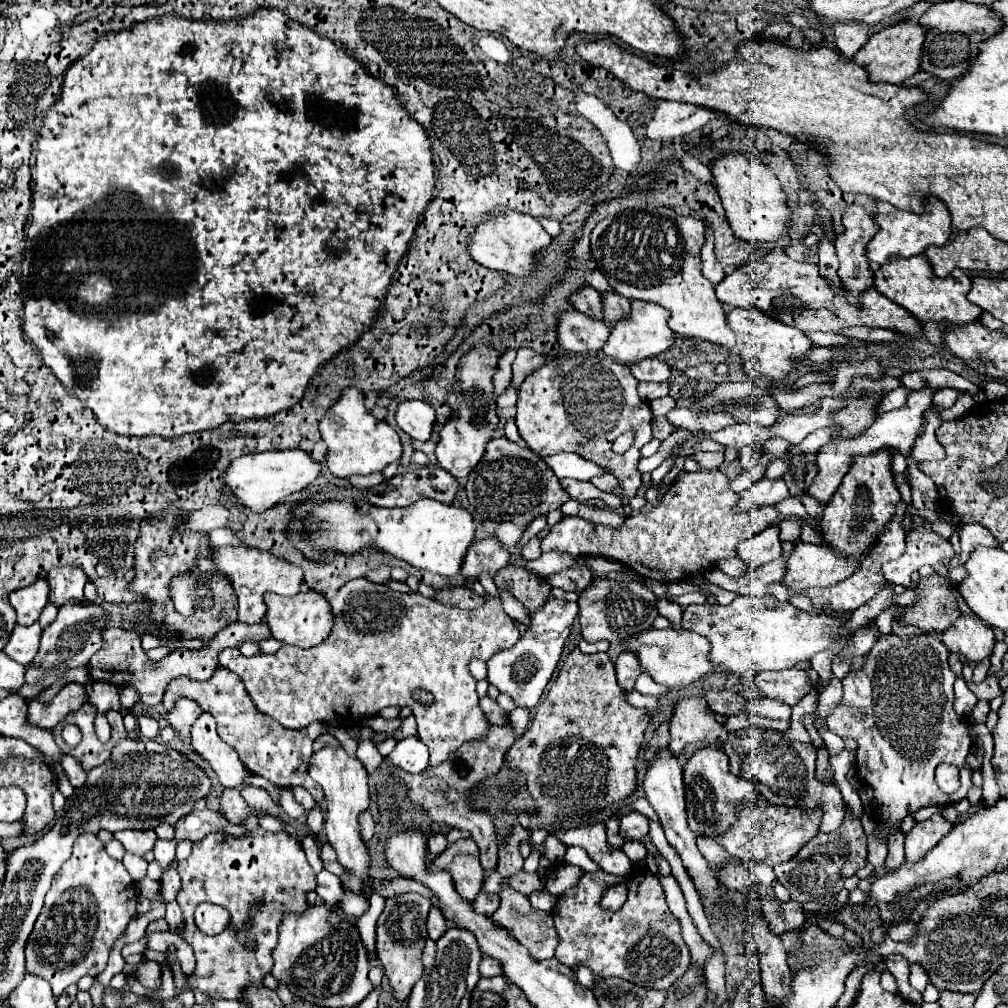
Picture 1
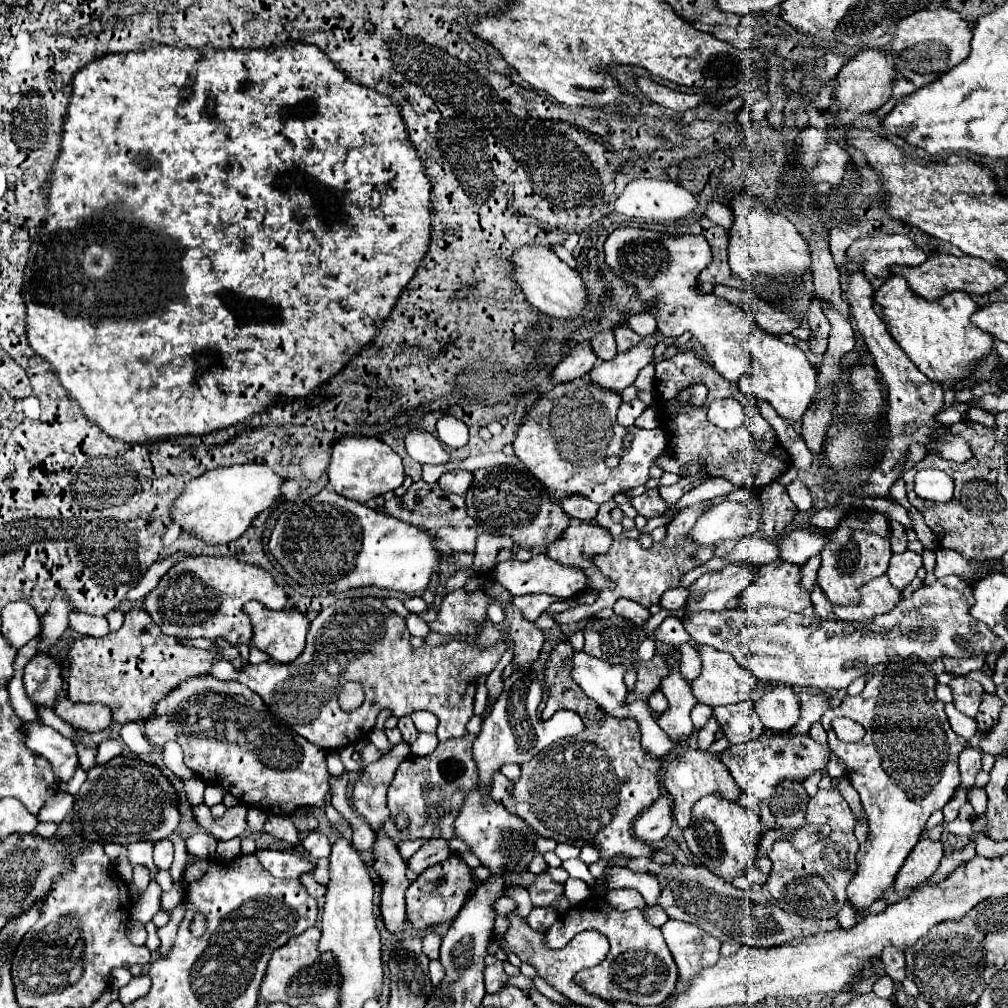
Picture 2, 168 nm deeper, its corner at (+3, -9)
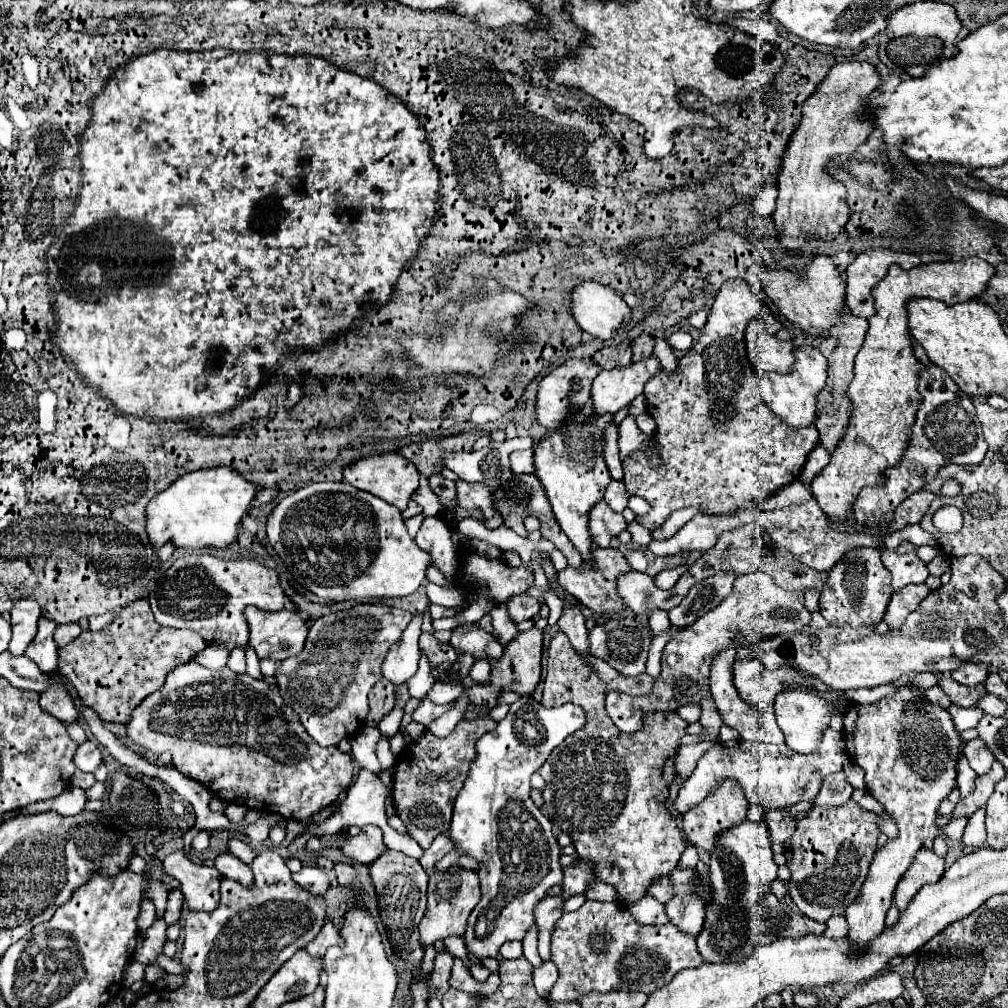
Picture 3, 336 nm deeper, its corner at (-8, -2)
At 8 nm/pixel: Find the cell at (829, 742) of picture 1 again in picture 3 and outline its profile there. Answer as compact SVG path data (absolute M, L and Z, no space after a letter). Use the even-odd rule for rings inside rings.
M880 817L878 819L878 825L880 825L880 831L888 837L888 839L896 839L898 837L898 827L896 827L896 823L890 819L890 817Z

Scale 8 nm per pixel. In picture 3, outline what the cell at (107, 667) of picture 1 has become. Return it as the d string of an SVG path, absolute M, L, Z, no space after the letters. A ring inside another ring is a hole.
M138 599L124 607L120 613L116 613L114 621L100 631L84 631L80 633L72 643L58 649L58 671L64 675L74 689L78 691L82 703L92 707L102 721L106 723L128 723L130 711L138 707L150 693L158 691L170 673L178 663L190 661L190 655L194 651L202 651L206 643L202 643L202 637L190 629L174 629L174 627L162 627L156 623L150 605L146 599Z

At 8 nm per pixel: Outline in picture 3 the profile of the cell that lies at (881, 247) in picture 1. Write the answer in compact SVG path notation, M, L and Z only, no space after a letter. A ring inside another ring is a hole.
M870 249L860 253L846 269L846 305L856 317L872 317L876 313L874 303L870 299L870 291L876 283L880 283L888 271L888 267L896 263L902 269L912 269L920 265L918 255L910 253L894 253L888 249Z

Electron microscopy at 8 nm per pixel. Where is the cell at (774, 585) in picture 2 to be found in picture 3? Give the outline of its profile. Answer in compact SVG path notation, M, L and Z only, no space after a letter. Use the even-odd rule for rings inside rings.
M766 573L740 575L734 581L732 593L710 613L696 623L684 627L664 647L662 673L654 681L652 693L646 697L630 697L625 693L610 691L605 699L605 709L622 733L634 733L642 729L642 717L654 711L676 711L686 703L700 705L710 697L710 665L714 657L724 649L738 649L740 645L756 643L758 639L772 639L782 633L802 631L810 623L810 613L804 607L802 595L790 595L774 583Z

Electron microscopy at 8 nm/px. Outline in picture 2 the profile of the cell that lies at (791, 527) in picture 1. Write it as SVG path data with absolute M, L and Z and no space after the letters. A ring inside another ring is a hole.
M793 530L777 540L779 558L795 564L805 564L825 546L825 536L809 530Z

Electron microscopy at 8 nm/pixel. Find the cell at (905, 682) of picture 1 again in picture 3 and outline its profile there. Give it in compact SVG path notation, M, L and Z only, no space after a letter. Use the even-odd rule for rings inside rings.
M902 687L894 695L888 695L886 699L878 701L876 705L858 705L852 703L844 715L844 737L846 737L846 749L848 755L866 771L866 787L868 791L884 805L886 813L892 815L896 821L900 835L896 841L888 841L884 847L880 847L874 855L874 861L870 865L870 873L860 889L860 895L850 907L846 907L846 921L848 921L848 939L854 947L854 951L862 951L872 939L876 939L884 931L884 917L892 905L894 887L904 875L904 871L910 867L914 855L924 845L930 845L934 837L940 833L938 827L934 827L934 819L938 815L938 805L956 785L956 761L960 757L960 743L962 737L954 729L954 723L946 709L930 705L930 701L924 697L922 689L916 687Z

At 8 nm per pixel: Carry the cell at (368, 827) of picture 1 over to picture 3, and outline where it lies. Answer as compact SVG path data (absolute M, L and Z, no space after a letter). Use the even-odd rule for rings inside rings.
M376 825L362 827L360 835L348 837L342 847L346 861L360 863L360 865L370 865L372 861L376 861L382 855L382 851L384 851L382 831Z

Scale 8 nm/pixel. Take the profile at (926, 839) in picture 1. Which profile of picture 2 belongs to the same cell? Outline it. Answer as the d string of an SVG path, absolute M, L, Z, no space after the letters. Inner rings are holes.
M923 834L921 840L911 850L911 854L905 858L901 870L897 872L893 888L895 890L913 888L919 882L931 878L931 874L937 870L937 866L941 862L941 858L943 858L943 844L941 844L941 840L933 842L931 838L927 838Z

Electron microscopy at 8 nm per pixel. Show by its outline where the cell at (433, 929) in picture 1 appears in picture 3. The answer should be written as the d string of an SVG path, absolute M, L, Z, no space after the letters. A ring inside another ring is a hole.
M438 953L434 961L434 971L432 971L432 985L440 995L448 991L448 979L450 979L450 969L452 969L454 957L450 953Z

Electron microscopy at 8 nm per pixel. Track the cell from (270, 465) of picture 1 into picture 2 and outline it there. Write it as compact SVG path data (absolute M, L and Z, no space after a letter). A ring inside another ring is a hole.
M237 464L229 468L215 468L187 484L187 490L171 510L171 516L181 528L195 532L205 542L231 542L239 538L261 512L269 510L283 496L283 484L285 478L275 474L265 464Z

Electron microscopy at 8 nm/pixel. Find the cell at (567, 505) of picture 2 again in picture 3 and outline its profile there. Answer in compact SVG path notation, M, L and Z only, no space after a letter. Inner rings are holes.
M606 501L598 503L594 511L590 511L590 533L598 547L610 547L610 539L626 529L626 521L622 513L616 513L608 507Z

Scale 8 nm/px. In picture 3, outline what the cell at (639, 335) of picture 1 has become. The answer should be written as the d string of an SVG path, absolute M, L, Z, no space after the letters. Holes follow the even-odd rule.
M652 357L642 363L632 363L624 369L600 371L592 383L592 403L596 417L604 413L618 413L642 395L646 381L658 373L658 361Z

